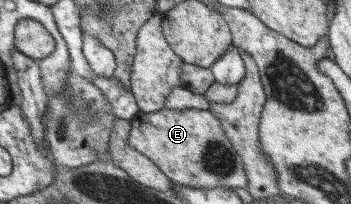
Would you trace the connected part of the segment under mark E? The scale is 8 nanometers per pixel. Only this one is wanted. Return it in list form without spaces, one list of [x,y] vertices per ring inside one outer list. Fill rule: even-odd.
[[[198,109],[137,112],[130,120],[128,145],[151,160],[173,184],[190,188],[246,188],[247,169],[243,157],[228,138],[216,113]]]

